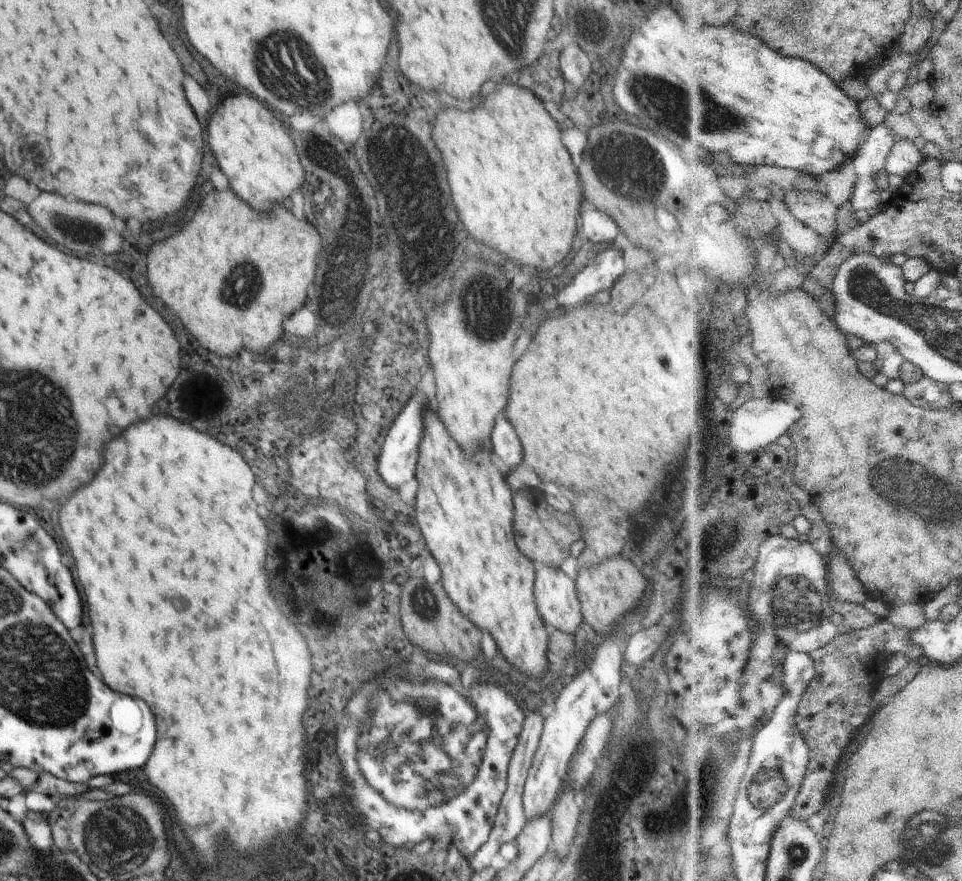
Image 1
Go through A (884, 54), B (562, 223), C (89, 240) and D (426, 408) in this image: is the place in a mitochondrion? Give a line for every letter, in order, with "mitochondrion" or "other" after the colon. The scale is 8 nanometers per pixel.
A: other
B: other
C: mitochondrion
D: other

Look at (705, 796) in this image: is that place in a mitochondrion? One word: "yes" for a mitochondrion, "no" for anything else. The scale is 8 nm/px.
no

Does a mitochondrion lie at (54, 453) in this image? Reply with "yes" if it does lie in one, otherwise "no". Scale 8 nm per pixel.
yes

